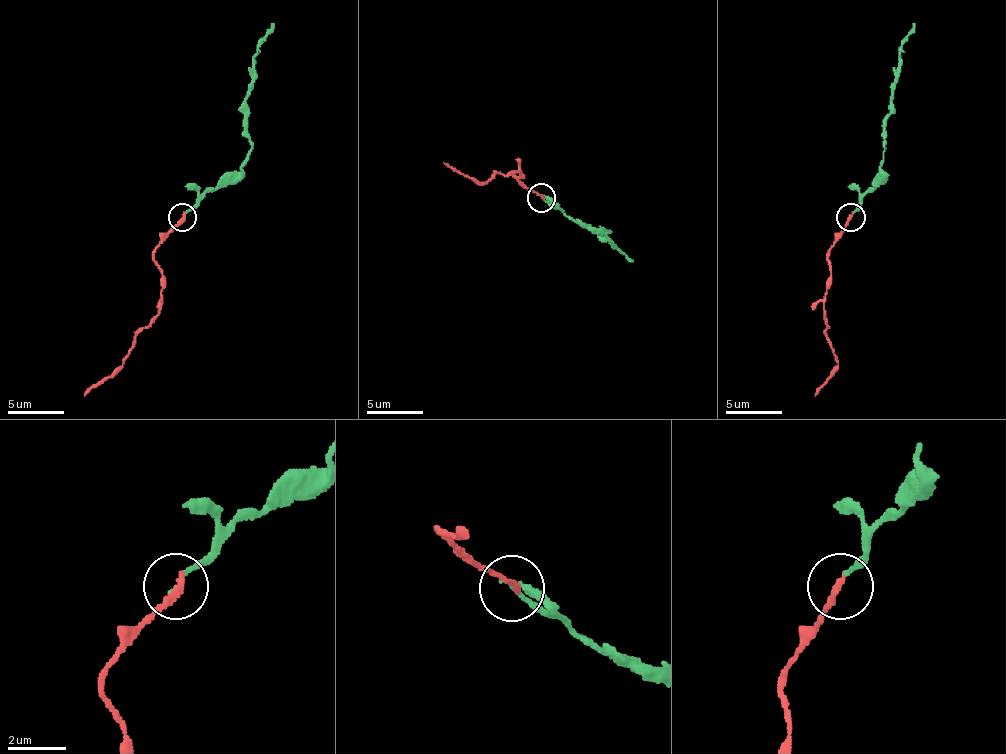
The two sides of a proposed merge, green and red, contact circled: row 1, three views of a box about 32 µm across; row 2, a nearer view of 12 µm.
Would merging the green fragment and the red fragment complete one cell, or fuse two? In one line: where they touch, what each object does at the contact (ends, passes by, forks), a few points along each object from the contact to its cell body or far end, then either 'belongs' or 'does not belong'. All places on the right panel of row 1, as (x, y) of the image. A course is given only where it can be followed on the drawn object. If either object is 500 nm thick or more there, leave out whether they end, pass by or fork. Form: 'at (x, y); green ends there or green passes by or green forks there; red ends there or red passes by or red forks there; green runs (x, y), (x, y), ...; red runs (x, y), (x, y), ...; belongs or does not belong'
at (850, 217); green ends there; red ends there; green runs (850, 217), (884, 171), (884, 118), (889, 112), (901, 41), (915, 24); red runs (850, 217), (830, 253), (824, 316), (824, 333), (838, 367), (816, 395); does not belong

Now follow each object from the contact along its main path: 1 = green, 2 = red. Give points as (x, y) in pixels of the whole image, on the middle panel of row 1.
1: (540, 197), (566, 217), (597, 231), (611, 231), (605, 231), (611, 245), (633, 262)
2: (540, 197), (512, 177), (520, 177), (517, 171), (498, 171), (478, 185), (444, 163)

